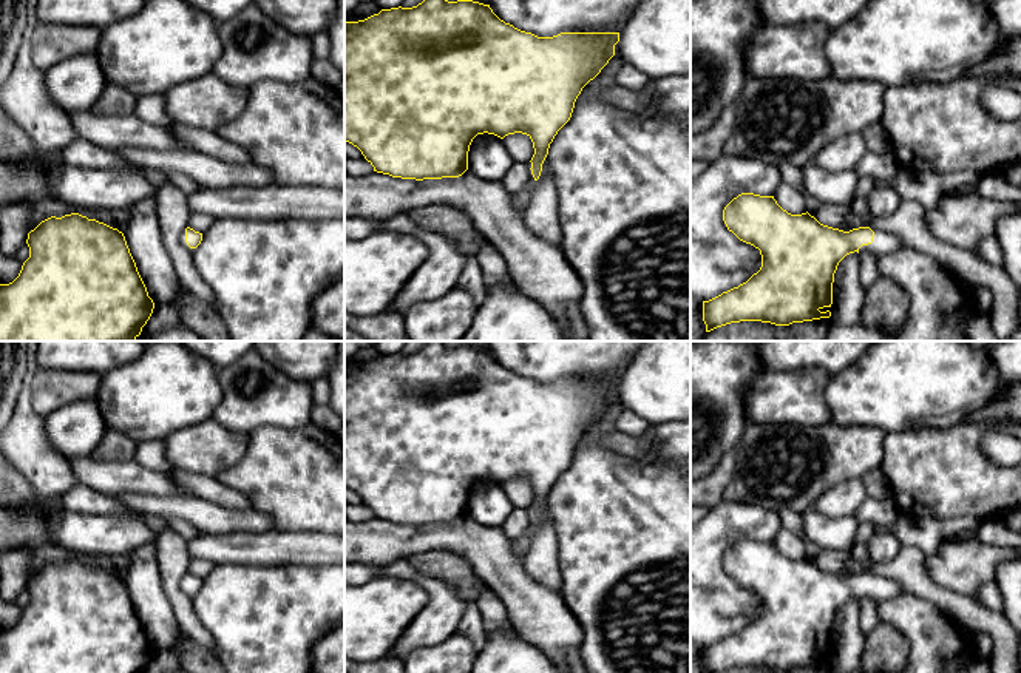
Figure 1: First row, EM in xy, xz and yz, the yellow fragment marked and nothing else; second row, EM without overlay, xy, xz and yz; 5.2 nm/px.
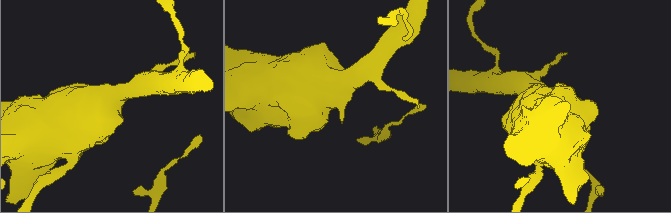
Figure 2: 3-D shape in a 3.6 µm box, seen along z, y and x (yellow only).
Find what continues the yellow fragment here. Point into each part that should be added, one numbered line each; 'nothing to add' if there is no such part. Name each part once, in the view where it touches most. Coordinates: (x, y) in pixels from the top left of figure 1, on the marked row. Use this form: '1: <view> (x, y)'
1: yz (884, 243)

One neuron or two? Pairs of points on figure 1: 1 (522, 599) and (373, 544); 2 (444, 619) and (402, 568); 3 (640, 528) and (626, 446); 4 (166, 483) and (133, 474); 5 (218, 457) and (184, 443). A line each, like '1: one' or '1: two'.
1: one
2: one
3: two
4: one
5: one

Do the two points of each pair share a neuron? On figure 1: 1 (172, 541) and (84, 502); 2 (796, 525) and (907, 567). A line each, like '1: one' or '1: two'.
1: two
2: two

